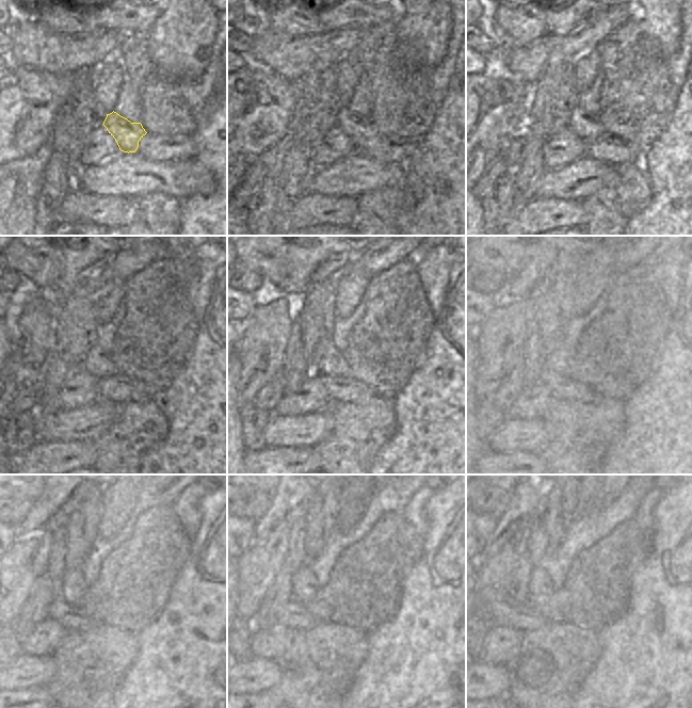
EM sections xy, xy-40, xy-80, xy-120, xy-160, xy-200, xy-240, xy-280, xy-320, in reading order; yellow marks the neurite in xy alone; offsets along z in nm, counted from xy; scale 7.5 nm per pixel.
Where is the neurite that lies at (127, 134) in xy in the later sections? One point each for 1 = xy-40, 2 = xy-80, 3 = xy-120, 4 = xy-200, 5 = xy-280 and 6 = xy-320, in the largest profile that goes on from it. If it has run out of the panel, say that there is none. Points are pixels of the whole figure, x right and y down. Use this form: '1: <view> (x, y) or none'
1: xy-40 (359, 129)
2: xy-80 (586, 126)
3: xy-120 (97, 363)
4: xy-200 (559, 361)
5: xy-280 (305, 585)
6: xy-320 (540, 584)

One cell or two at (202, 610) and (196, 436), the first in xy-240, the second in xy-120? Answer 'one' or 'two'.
one

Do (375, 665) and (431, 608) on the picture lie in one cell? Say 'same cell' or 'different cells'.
same cell

